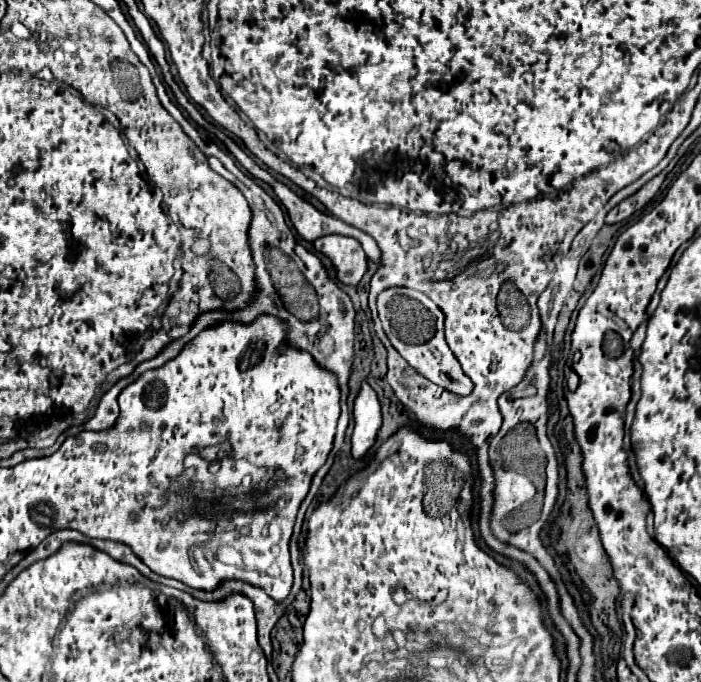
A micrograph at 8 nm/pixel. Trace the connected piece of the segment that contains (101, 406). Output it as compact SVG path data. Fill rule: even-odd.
M128 377L120 379L116 385L112 385L112 389L110 389L110 391L106 391L106 393L102 395L102 399L100 399L100 403L98 403L98 407L96 407L96 413L94 413L94 417L92 417L88 423L66 429L66 431L62 433L62 437L60 437L60 441L62 441L62 439L66 439L68 435L76 435L76 433L80 433L80 431L84 431L84 429L102 431L102 429L112 427L112 425L114 425L114 421L116 421L116 417L118 417L118 413L120 413L120 411L118 411L116 397L118 397L120 389L124 389L124 385L130 385L130 379L128 379Z

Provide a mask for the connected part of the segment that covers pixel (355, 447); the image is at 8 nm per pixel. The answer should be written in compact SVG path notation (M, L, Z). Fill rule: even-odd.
M364 383L354 403L354 435L352 435L352 457L364 459L376 443L376 435L382 427L382 411L374 389Z

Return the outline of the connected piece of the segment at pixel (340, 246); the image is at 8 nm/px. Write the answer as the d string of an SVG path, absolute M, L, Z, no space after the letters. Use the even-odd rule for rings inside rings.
M324 235L314 241L314 247L334 263L338 279L346 285L356 287L368 271L368 259L360 243L352 237Z

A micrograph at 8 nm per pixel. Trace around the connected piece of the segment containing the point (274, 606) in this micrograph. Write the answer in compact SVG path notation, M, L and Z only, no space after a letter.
M238 585L236 593L248 597L254 605L254 613L256 613L256 623L258 623L258 643L266 655L266 659L270 659L272 655L272 643L270 643L270 631L274 629L274 625L278 623L278 619L284 615L286 611L286 603L276 603L272 599L268 599L268 595L252 585Z

